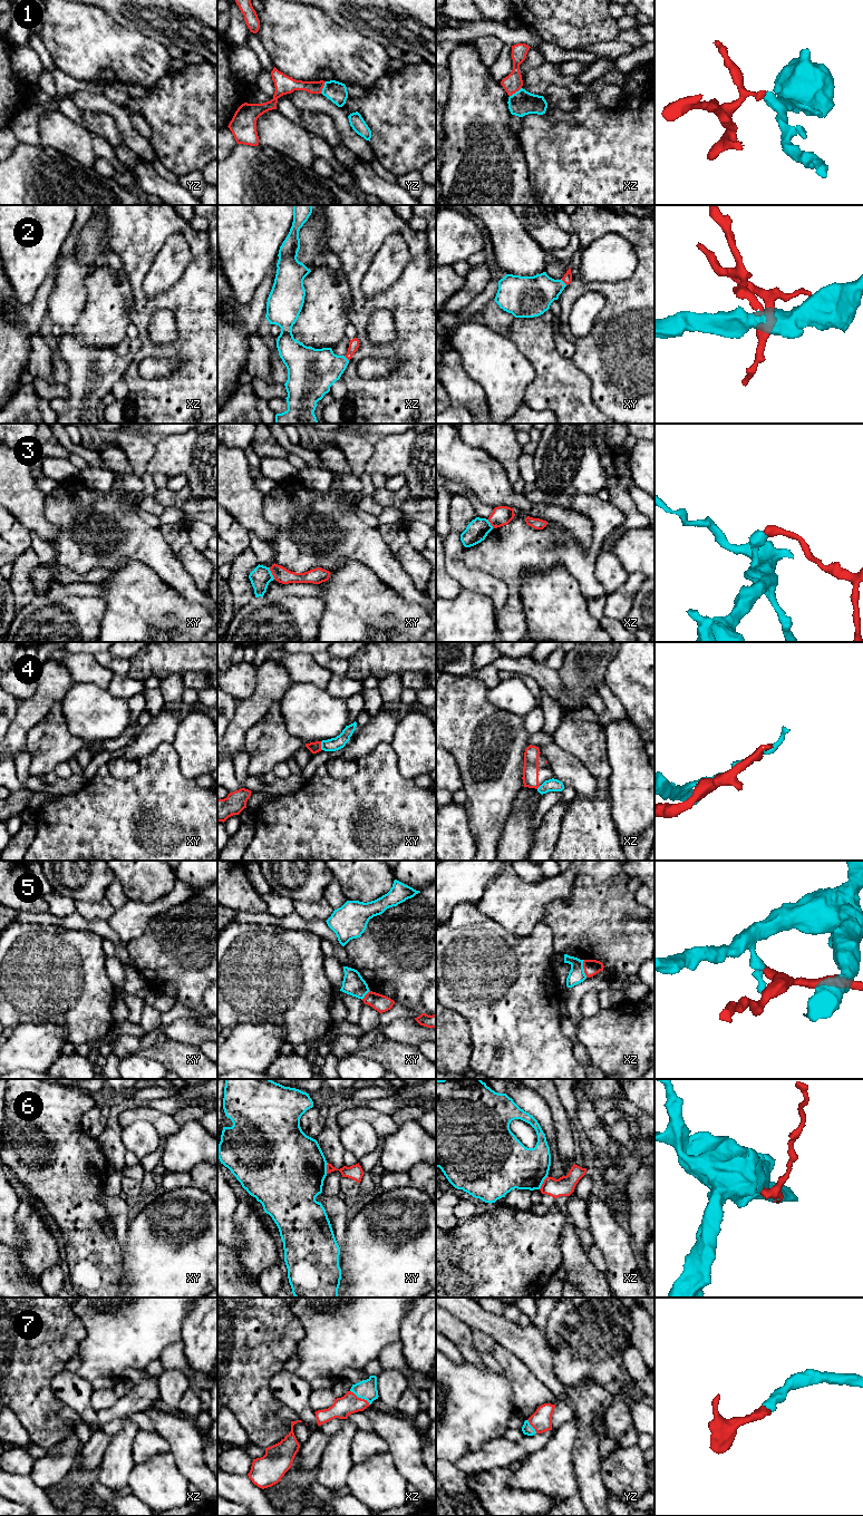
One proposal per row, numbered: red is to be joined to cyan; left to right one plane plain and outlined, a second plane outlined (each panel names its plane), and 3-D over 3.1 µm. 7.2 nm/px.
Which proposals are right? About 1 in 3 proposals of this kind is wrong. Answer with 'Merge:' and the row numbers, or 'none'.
Merge: 2, 7

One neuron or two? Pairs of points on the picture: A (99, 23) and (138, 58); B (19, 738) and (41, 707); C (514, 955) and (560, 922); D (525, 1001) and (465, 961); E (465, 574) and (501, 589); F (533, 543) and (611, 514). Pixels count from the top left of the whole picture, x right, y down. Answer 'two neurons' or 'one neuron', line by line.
A: one neuron
B: one neuron
C: two neurons
D: one neuron
E: one neuron
F: one neuron

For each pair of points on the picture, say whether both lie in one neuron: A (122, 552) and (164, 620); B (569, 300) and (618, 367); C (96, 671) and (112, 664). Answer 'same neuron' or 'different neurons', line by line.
A: different neurons
B: same neuron
C: different neurons

